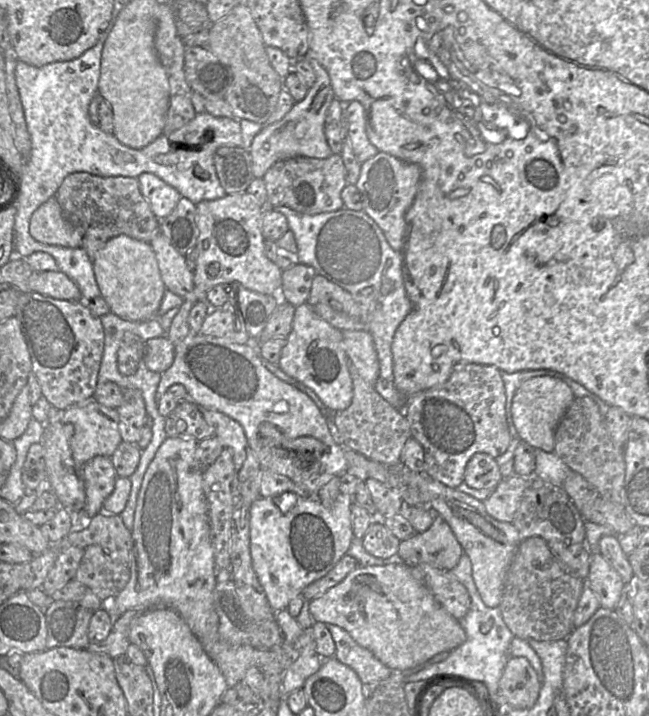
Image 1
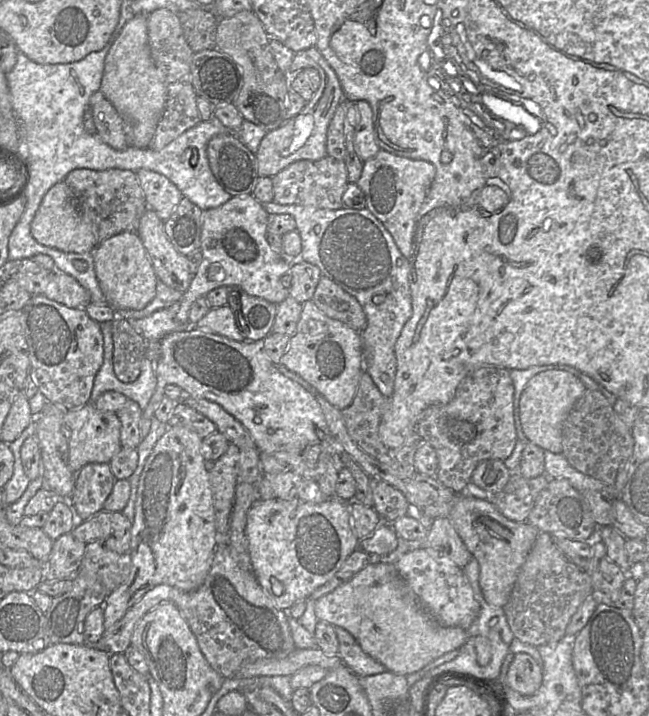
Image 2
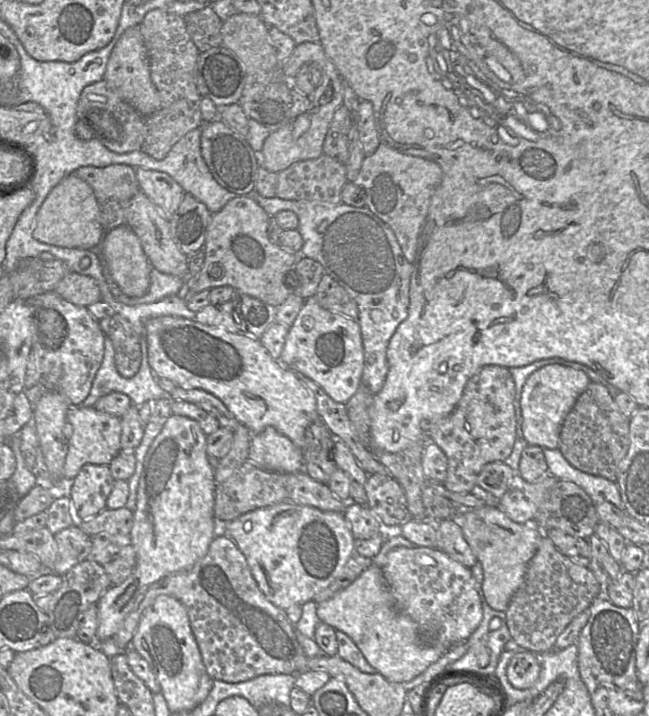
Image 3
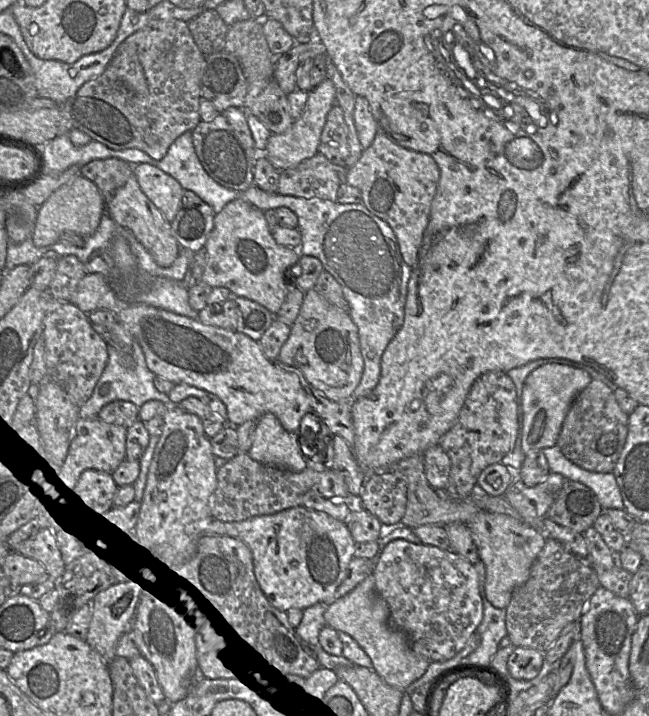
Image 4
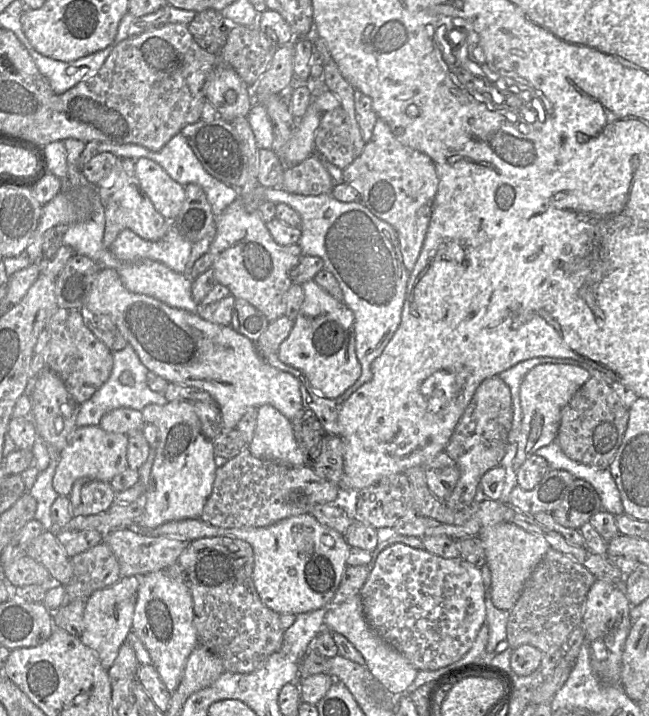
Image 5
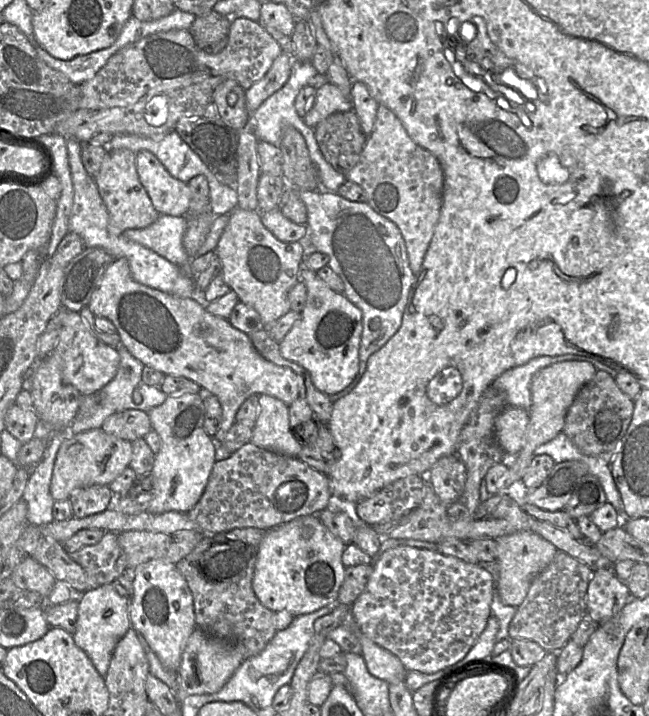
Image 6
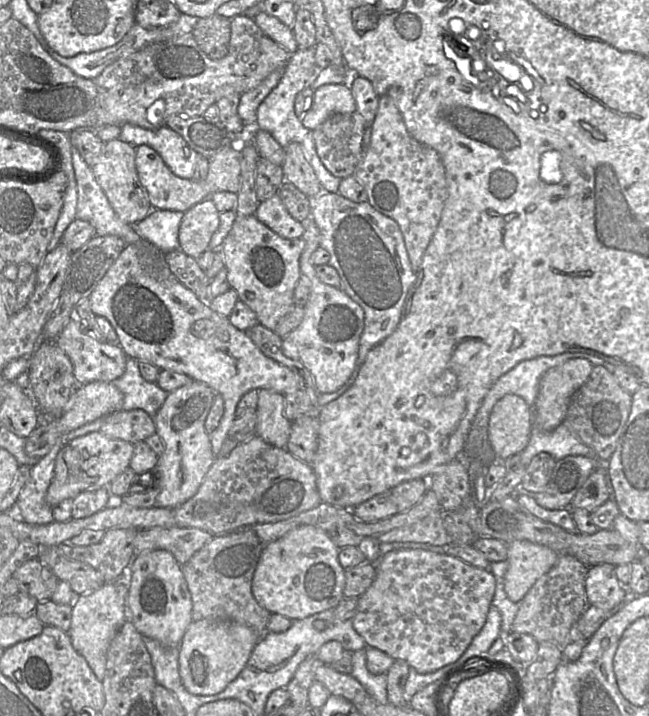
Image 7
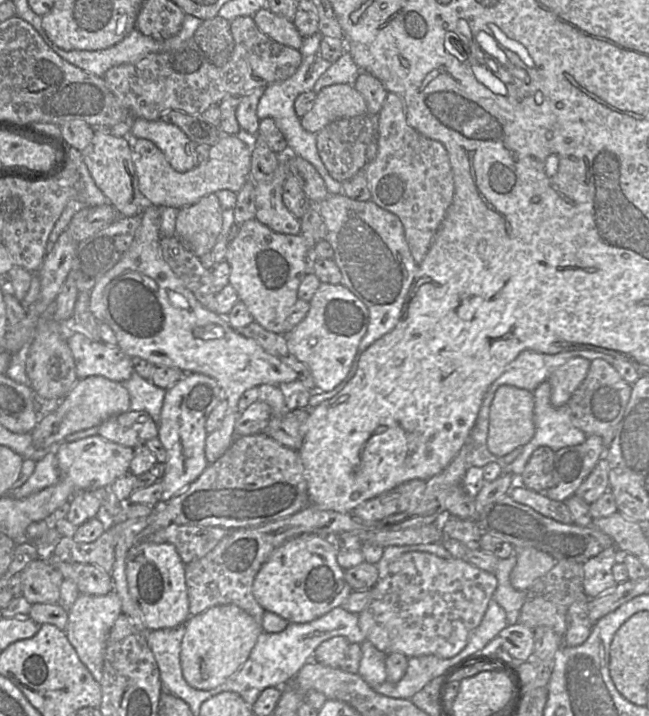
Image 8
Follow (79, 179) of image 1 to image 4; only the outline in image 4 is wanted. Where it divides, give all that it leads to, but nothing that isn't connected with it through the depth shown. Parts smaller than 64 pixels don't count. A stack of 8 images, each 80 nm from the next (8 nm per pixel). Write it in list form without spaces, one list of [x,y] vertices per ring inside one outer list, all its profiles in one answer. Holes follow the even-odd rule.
[[[106,158],[101,160],[93,160],[88,164],[84,165],[80,169],[80,175],[84,178],[92,181],[99,189],[103,199],[105,201],[105,213],[106,213],[106,201],[110,200],[114,192],[123,186],[126,181],[130,178],[133,173],[134,165],[131,165],[125,161],[118,158]]]

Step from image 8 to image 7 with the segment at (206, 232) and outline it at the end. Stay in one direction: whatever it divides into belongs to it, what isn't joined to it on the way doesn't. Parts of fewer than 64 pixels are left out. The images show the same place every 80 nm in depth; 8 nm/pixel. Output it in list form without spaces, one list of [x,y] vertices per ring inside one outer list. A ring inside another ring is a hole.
[[[210,197],[184,212],[178,234],[180,249],[195,259],[206,250],[219,227],[220,213]]]

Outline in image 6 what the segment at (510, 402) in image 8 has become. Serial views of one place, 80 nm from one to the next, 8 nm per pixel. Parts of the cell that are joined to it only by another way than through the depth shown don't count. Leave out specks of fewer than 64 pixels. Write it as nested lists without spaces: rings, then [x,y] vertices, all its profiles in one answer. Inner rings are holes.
[[[506,406],[495,420],[495,436],[504,453],[519,453],[525,444],[529,411]]]

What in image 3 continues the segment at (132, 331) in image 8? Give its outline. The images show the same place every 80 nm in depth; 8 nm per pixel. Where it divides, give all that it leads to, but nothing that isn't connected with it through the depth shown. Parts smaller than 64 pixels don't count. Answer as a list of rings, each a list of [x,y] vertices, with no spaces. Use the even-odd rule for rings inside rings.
[[[75,272],[68,273],[55,286],[54,292],[66,301],[88,307],[101,301],[101,291],[96,281],[87,276]],[[159,316],[150,318],[145,323],[145,338],[148,348],[149,365],[157,378],[165,378],[172,381],[176,386],[184,389],[200,389],[220,399],[226,408],[233,414],[241,425],[246,426],[252,434],[261,433],[266,427],[272,426],[279,433],[289,438],[292,443],[302,450],[305,445],[305,433],[311,423],[320,417],[317,409],[317,402],[312,391],[293,372],[285,370],[279,361],[274,360],[259,339],[245,333],[231,333],[224,328],[202,324],[193,319],[178,316]]]

